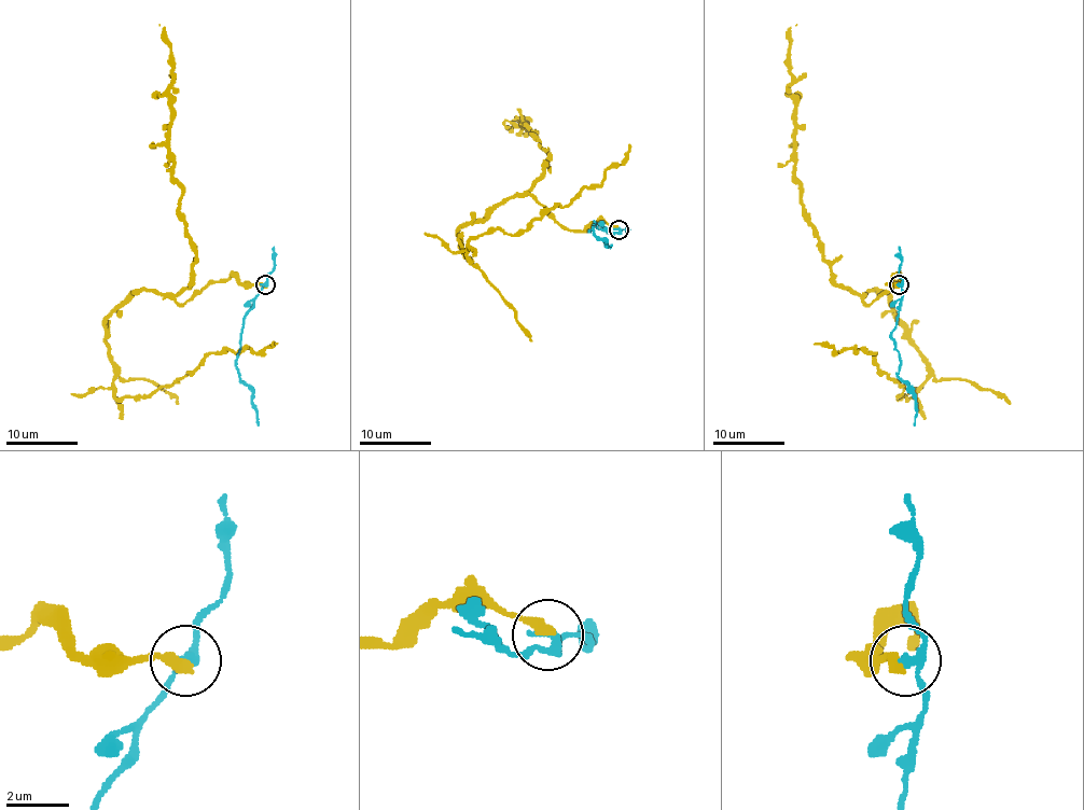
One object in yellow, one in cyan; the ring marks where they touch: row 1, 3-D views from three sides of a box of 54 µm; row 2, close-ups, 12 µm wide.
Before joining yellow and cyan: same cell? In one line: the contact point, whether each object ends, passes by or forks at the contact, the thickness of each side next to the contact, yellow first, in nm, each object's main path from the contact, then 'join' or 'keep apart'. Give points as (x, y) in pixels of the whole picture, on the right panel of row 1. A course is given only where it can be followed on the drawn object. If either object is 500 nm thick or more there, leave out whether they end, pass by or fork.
at (899, 284); yellow ends there; cyan passes by; 360 nm thick on the yellow side, 260 nm on the other; yellow runs (899, 285), (863, 302), (883, 291), (918, 350), (928, 380), (913, 394), (899, 394), (875, 353), (815, 343); cyan runs (899, 285), (902, 297), (891, 332), (901, 364), (897, 375), (912, 391), (917, 413), (913, 426); keep apart

